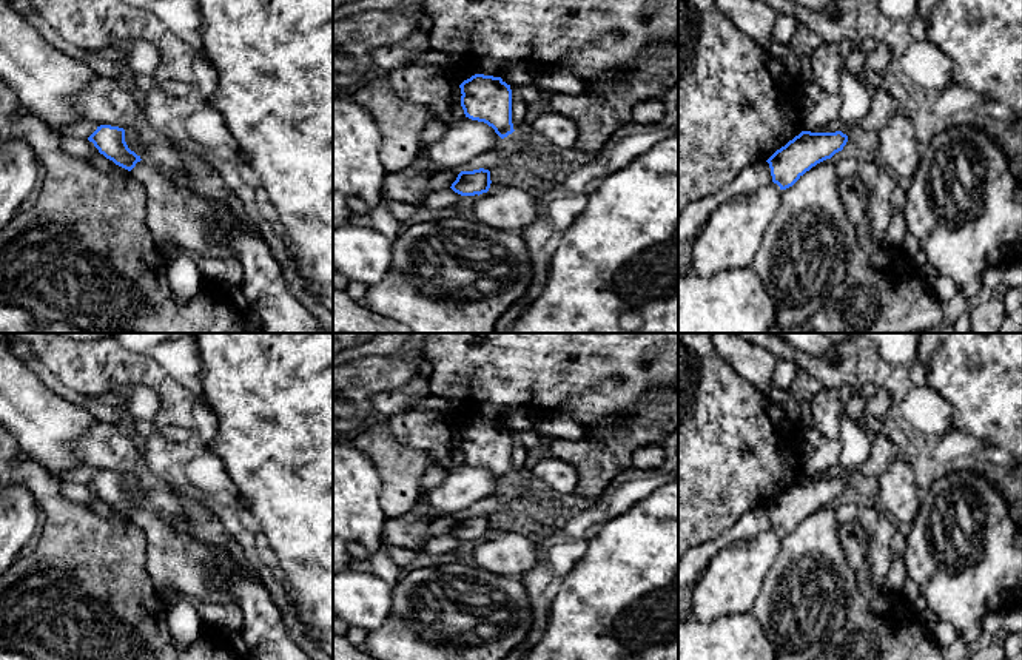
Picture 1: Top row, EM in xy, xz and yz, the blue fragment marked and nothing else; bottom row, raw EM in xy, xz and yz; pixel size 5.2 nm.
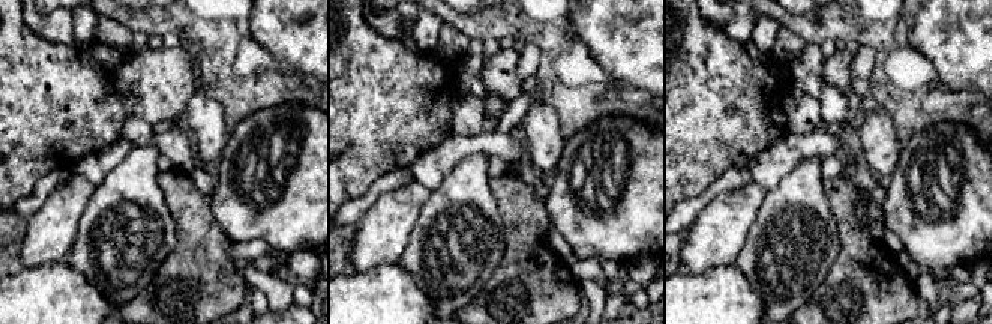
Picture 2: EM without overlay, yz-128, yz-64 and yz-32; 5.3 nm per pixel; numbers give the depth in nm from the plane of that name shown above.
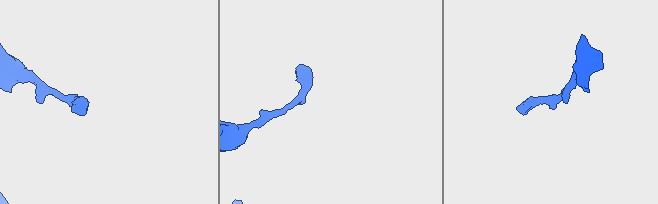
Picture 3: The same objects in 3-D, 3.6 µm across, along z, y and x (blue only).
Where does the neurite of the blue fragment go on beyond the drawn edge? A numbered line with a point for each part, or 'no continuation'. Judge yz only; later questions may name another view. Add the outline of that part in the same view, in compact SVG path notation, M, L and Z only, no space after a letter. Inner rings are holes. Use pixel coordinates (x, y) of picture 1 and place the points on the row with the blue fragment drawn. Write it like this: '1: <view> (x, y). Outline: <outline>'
no continuation

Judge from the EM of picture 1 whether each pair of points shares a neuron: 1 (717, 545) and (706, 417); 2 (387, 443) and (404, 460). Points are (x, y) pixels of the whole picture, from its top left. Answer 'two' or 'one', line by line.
1: two
2: one

